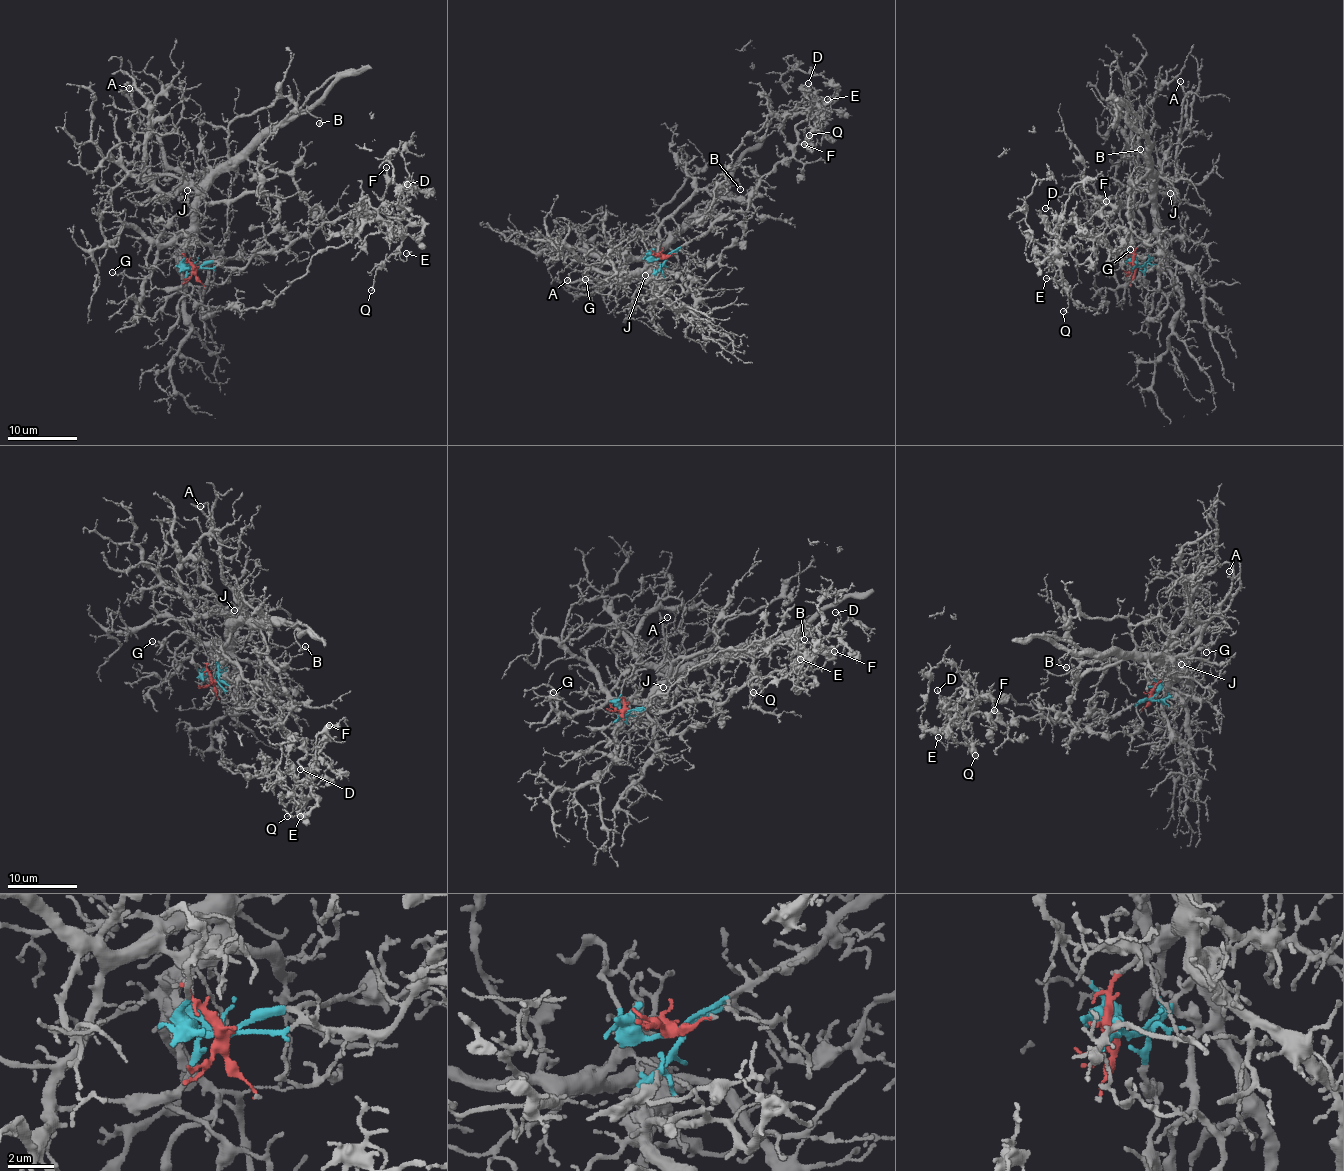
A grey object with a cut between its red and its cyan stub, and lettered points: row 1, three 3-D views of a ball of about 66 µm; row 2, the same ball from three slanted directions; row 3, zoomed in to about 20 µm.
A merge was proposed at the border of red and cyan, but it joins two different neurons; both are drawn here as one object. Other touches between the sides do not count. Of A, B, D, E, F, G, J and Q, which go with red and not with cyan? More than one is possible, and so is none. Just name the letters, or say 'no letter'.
A, B, G, J

